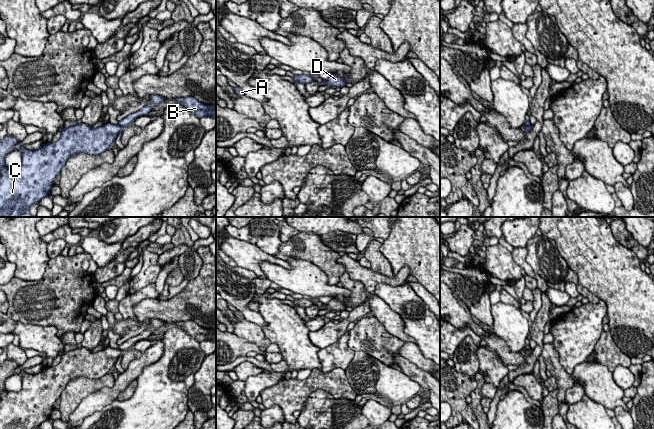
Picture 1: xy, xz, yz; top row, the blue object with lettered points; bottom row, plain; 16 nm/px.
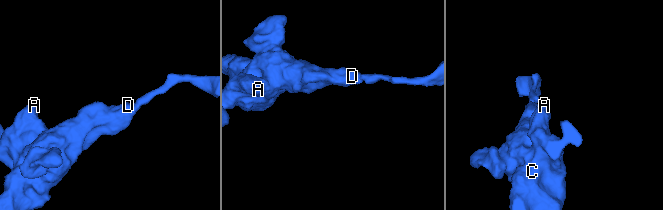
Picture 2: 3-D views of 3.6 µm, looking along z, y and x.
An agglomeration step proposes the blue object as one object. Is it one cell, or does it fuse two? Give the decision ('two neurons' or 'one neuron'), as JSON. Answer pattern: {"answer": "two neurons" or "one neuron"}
{"answer": "two neurons"}

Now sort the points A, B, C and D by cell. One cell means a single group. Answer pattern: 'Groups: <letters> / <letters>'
Groups: A C D / B

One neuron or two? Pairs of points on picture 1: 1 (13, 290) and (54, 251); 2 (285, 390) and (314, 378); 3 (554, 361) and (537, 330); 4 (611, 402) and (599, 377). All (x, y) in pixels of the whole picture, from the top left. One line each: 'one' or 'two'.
1: two
2: one
3: two
4: one

